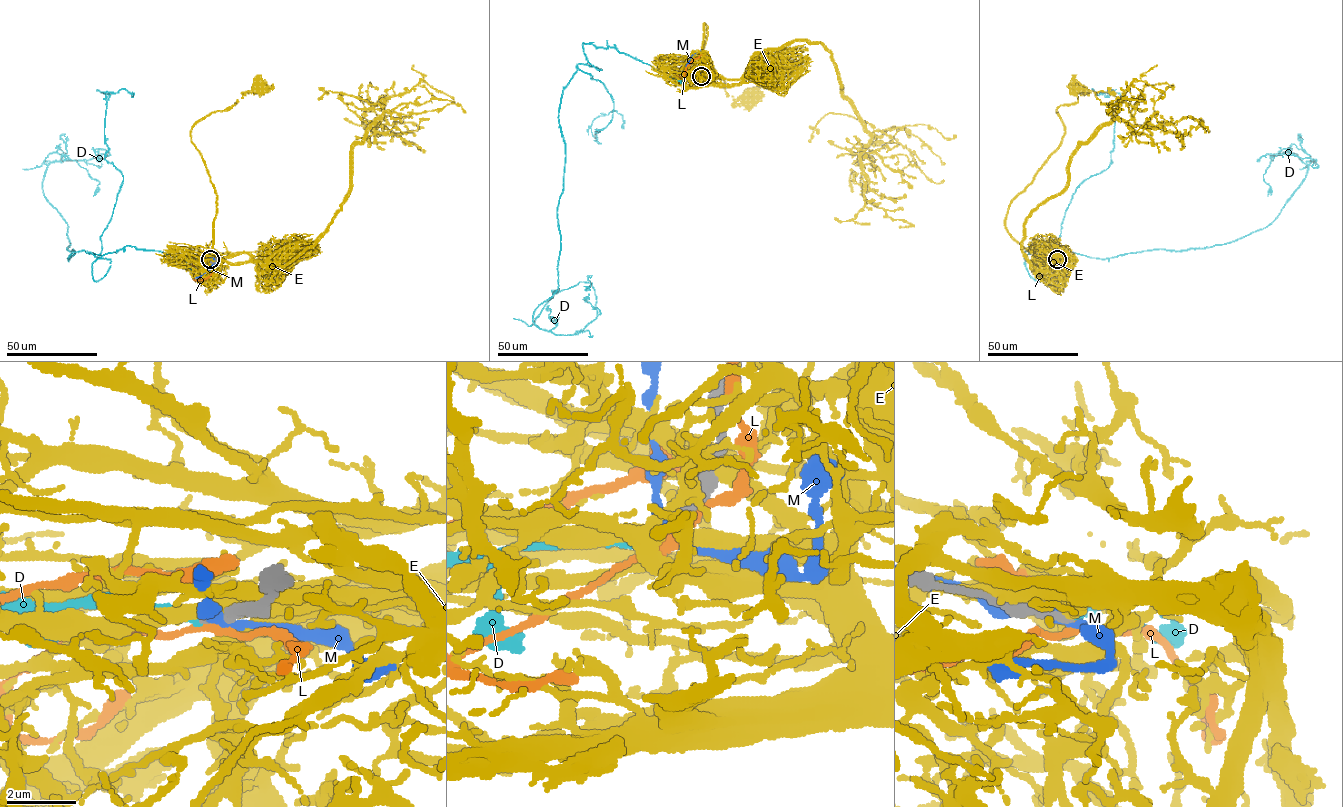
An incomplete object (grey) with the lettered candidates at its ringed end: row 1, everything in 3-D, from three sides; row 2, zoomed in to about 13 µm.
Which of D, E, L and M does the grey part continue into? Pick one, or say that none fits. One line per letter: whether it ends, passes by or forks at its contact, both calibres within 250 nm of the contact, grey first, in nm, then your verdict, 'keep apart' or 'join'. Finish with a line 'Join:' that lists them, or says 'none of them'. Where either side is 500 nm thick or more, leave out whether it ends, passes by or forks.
D: it ends | 260/300 nm | join
E: it passes by | 300/440 nm | keep apart
L: it passes by | 260/300 nm | keep apart
M: it passes by | 320/280 nm | keep apart
Join: D

